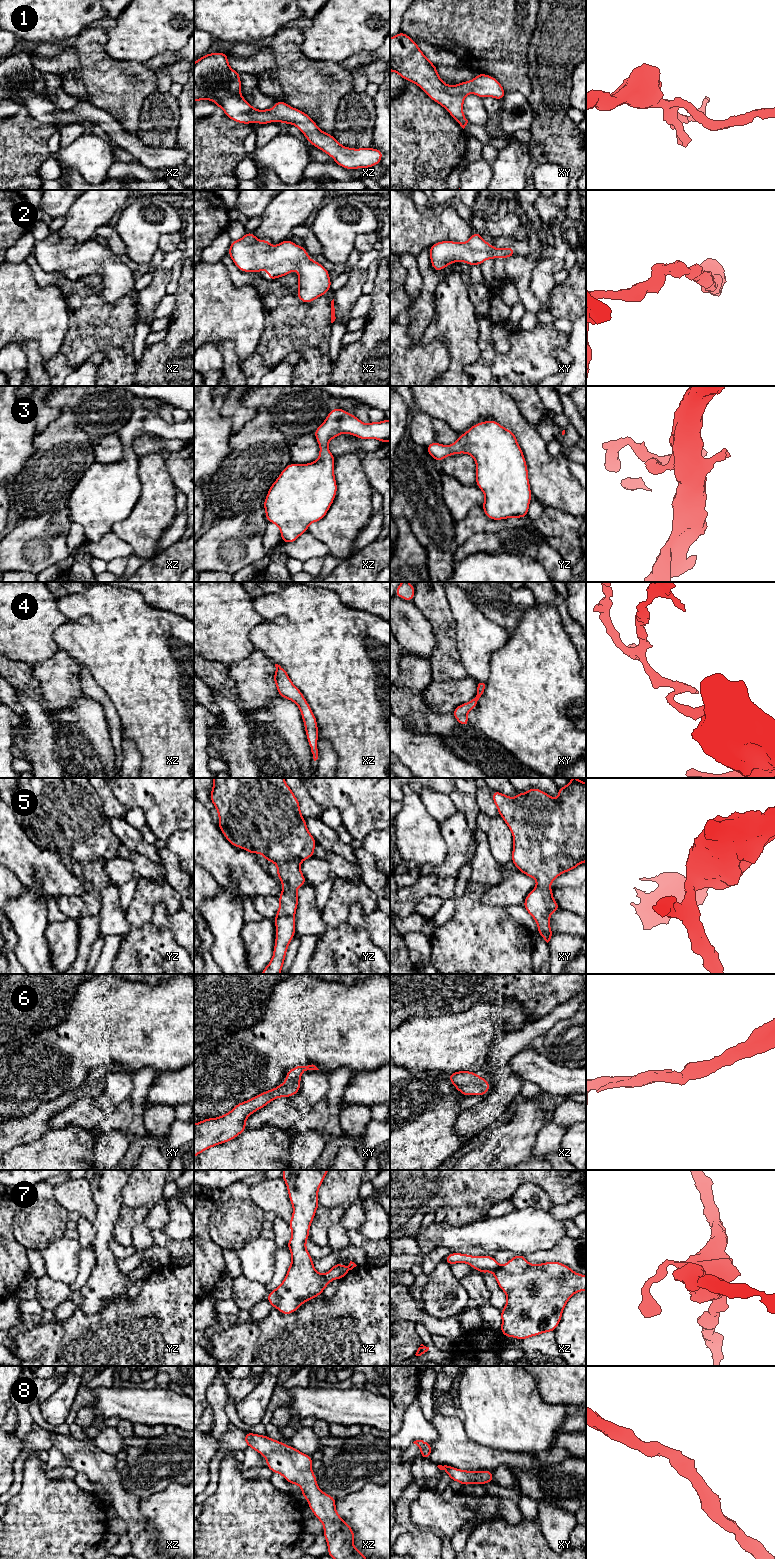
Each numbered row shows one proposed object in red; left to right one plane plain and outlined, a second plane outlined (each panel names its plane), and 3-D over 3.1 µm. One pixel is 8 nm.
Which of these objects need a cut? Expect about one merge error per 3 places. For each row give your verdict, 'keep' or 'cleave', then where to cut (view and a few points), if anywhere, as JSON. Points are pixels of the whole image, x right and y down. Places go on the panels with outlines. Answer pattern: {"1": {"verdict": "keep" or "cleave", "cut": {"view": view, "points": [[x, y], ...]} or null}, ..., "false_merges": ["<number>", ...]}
{"1": {"verdict": "keep", "cut": null}, "2": {"verdict": "keep", "cut": null}, "3": {"verdict": "keep", "cut": null}, "4": {"verdict": "keep", "cut": null}, "5": {"verdict": "keep", "cut": null}, "6": {"verdict": "keep", "cut": null}, "7": {"verdict": "keep", "cut": null}, "8": {"verdict": "keep", "cut": null}, "false_merges": []}

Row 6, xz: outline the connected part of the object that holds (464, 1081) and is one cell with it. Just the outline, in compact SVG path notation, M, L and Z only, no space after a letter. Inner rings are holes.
M461 1070L448 1074L448 1079L455 1088L465 1097L470 1095L488 1095L489 1081L485 1077L479 1077L476 1072Z

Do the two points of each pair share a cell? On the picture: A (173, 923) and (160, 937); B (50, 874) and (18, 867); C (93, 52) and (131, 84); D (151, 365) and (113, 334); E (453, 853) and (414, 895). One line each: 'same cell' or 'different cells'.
A: different cells
B: same cell
C: same cell
D: different cells
E: same cell

